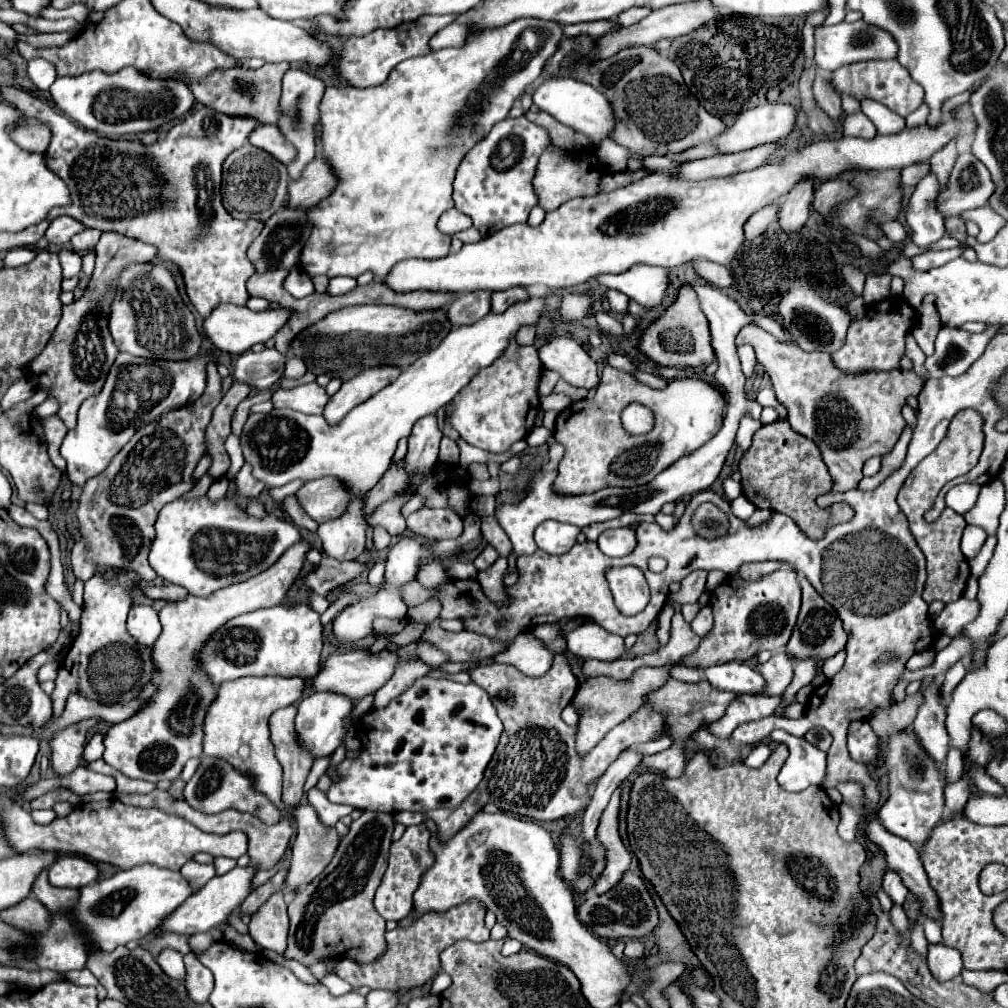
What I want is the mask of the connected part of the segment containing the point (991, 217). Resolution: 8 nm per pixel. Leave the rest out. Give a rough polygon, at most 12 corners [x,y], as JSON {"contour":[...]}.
{"contour":[[991,207],[965,211],[959,217],[975,221],[979,243],[991,241],[1007,223]]}

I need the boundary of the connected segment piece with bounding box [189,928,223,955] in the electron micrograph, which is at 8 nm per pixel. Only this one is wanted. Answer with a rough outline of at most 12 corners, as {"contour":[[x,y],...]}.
{"contour":[[213,928],[208,932],[192,935],[189,944],[192,952],[200,955],[222,933]]}

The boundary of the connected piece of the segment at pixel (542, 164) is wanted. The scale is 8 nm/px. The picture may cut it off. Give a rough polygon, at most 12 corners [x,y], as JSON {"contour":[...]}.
{"contour":[[549,147],[533,179],[539,205],[595,195],[603,167],[593,153],[579,161]]}

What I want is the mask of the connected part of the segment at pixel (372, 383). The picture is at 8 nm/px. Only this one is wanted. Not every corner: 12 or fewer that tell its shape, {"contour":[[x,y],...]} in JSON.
{"contour":[[379,365],[347,379],[325,409],[339,423],[353,407],[399,377],[399,367]]}

